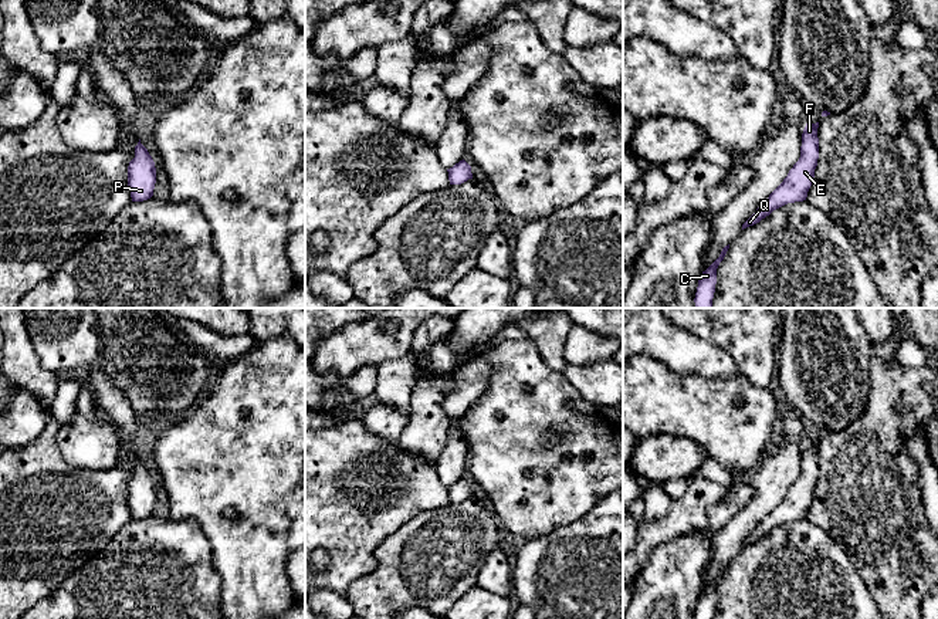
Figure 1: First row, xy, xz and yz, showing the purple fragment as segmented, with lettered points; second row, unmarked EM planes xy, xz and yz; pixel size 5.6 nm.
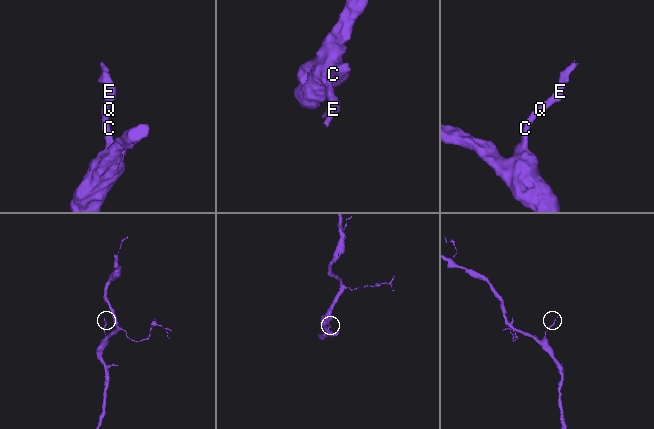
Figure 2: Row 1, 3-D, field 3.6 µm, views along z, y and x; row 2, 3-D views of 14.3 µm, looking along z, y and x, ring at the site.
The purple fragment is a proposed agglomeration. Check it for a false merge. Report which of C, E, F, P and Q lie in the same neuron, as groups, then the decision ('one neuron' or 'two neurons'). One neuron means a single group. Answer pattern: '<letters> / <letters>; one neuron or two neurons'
C E F P Q; one neuron

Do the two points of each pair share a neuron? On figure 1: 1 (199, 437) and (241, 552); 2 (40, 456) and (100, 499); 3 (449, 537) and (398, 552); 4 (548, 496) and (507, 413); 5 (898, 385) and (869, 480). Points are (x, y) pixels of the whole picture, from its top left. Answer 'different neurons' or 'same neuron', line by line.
1: same neuron
2: same neuron
3: same neuron
4: same neuron
5: same neuron

